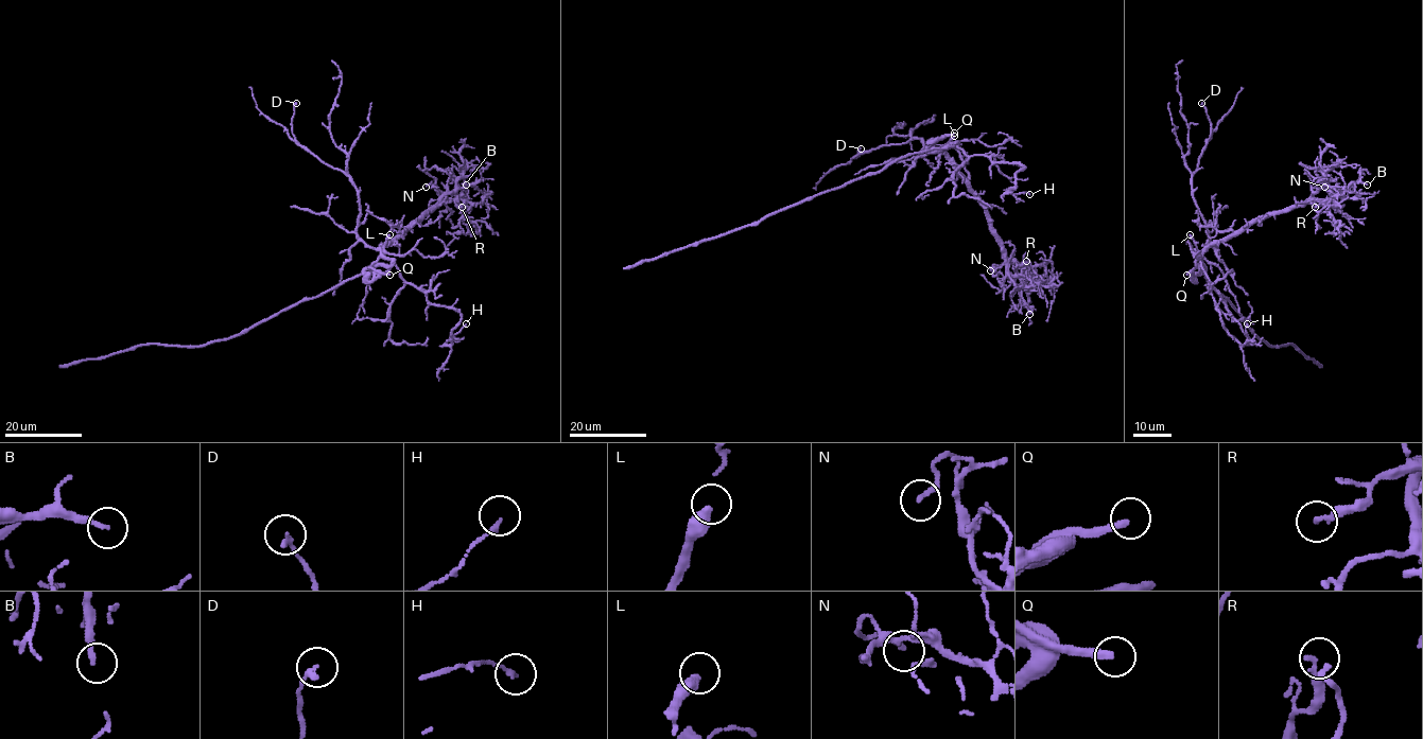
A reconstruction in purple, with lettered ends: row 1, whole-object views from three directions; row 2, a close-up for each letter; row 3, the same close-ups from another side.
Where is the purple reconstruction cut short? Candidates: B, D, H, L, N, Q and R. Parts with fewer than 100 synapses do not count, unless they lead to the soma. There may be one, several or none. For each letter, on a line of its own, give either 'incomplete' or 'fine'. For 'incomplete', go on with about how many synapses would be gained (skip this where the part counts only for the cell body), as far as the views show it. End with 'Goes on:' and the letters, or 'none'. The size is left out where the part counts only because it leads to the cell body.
B: fine
D: fine
H: fine
L: fine
N: fine
Q: incomplete
R: fine
Goes on: Q

